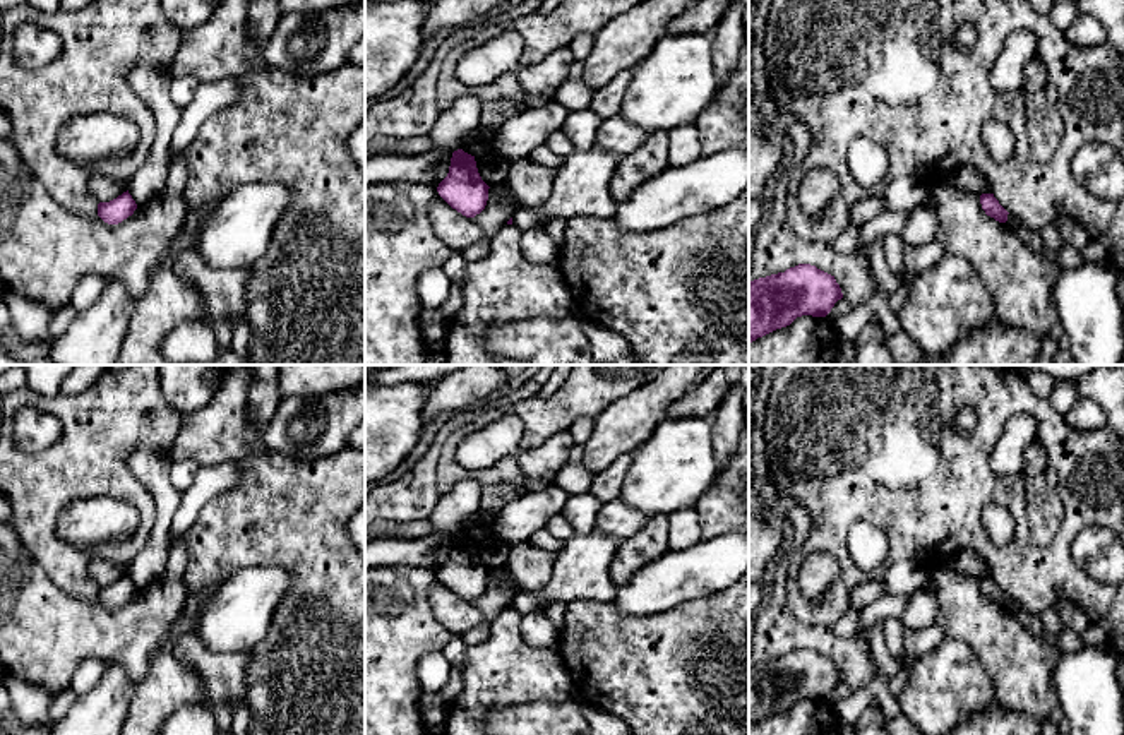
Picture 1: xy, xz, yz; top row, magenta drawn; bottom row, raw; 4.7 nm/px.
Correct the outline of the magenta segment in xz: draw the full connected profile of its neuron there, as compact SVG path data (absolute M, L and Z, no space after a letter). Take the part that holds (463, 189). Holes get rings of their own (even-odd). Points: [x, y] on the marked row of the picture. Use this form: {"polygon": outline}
{"polygon": "M452 152L447 176L439 183L439 195L466 218L480 214L488 200L488 185L481 180L475 156Z"}

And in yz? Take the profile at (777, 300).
{"polygon": "M810 264L754 279L749 283L749 343L797 317L826 317L841 298L834 276Z"}

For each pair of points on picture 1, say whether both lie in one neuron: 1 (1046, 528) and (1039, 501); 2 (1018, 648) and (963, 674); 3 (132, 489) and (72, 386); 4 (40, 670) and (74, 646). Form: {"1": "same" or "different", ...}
{"1": "same", "2": "different", "3": "different", "4": "same"}

